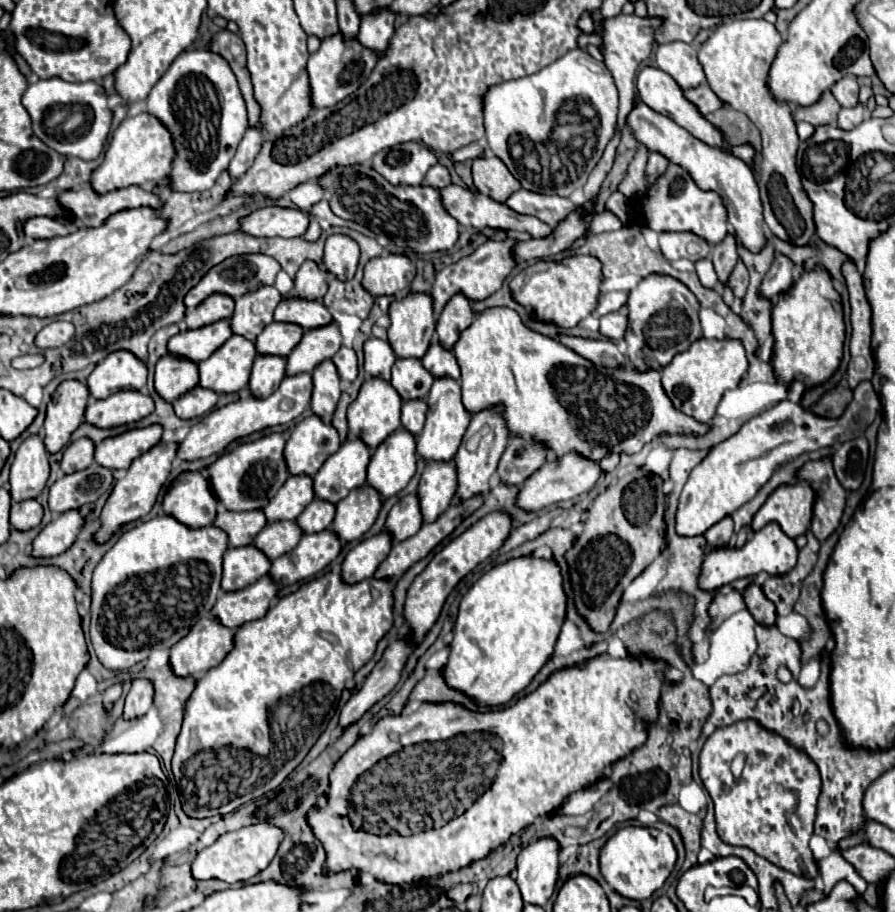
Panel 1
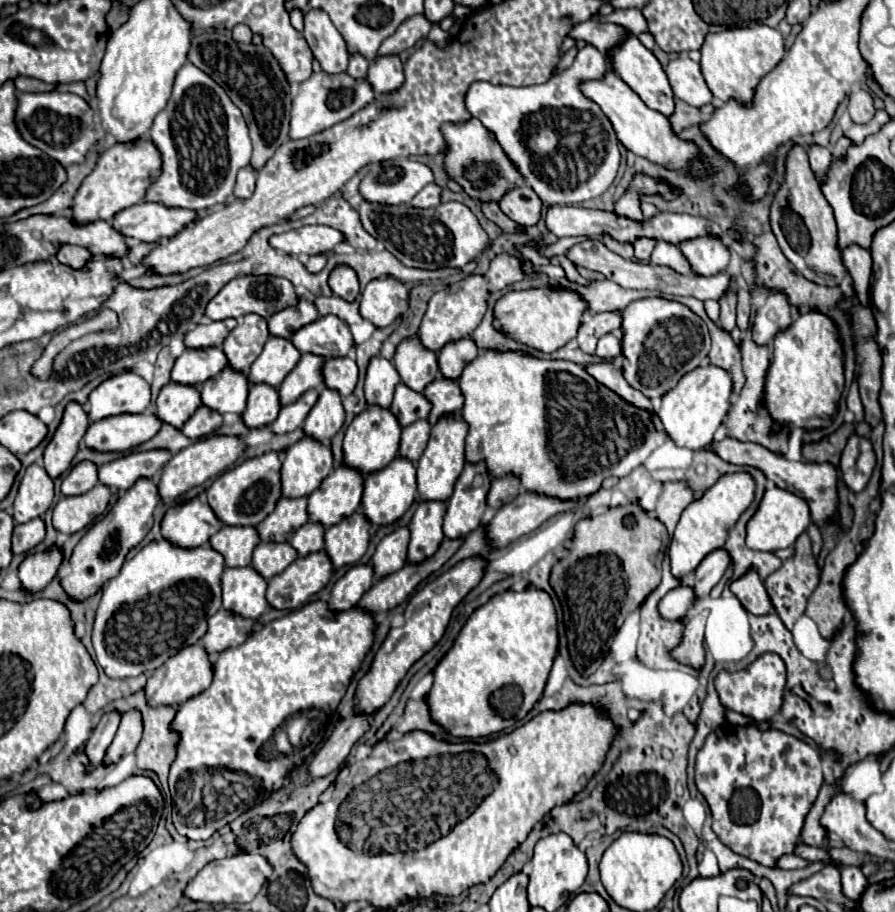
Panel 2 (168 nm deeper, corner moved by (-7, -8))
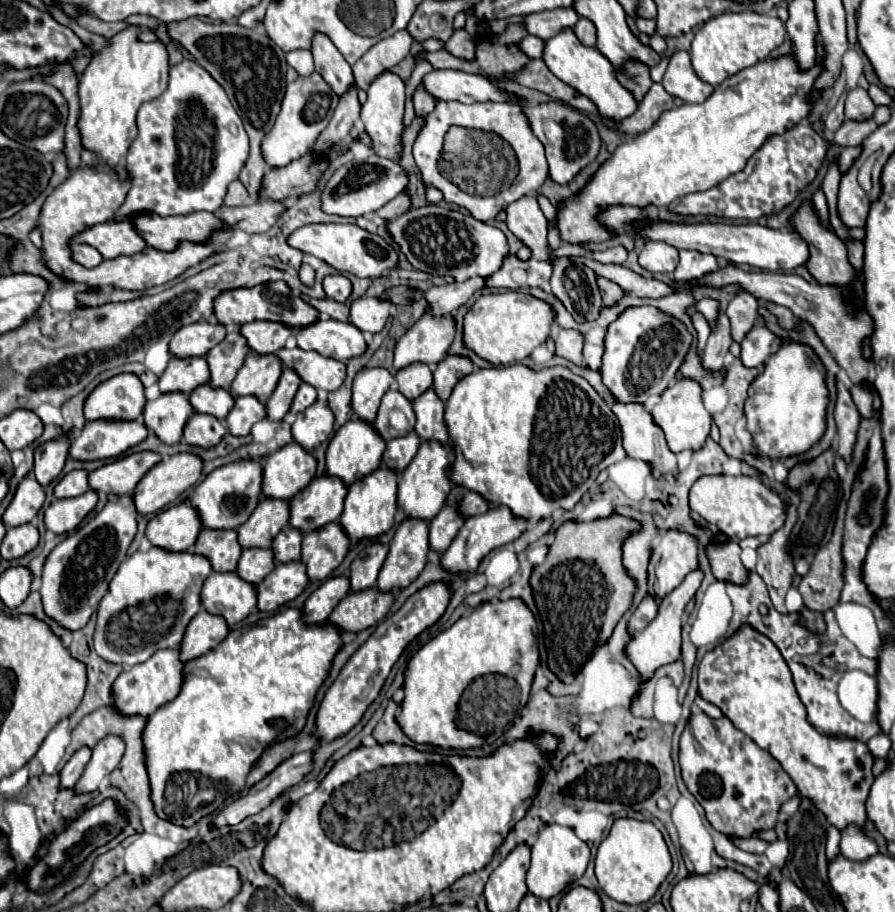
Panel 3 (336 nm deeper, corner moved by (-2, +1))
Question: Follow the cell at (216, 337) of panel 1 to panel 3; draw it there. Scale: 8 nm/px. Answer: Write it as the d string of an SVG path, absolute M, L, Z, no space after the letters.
M171 357L167 369L159 377L159 387L167 391L191 393L195 387L207 383L207 359L205 357Z

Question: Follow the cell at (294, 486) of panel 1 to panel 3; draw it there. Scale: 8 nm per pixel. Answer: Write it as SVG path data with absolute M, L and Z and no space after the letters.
M263 497L251 517L237 529L243 547L271 547L275 535L289 523L289 503Z

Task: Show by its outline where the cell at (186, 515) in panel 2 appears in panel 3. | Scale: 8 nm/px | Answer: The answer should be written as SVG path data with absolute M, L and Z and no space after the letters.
M189 501L163 509L147 523L147 537L151 545L169 551L189 551L195 545L197 535L203 525L199 525L199 513Z

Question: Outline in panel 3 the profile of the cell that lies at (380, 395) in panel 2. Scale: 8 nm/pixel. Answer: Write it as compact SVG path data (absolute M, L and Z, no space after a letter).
M363 367L353 381L353 411L359 419L373 421L385 391L395 383L395 377L385 367Z

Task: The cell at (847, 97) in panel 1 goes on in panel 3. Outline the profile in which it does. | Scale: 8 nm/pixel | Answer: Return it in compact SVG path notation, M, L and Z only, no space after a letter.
M855 87L847 93L845 99L845 117L847 119L855 119L855 121L863 121L869 119L875 111L875 103L871 101L869 93L861 87Z

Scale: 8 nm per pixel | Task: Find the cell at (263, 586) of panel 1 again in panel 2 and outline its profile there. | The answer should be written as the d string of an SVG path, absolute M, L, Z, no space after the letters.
M218 610L214 616L208 618L208 630L202 638L202 646L208 656L216 656L226 648L240 646L240 642L248 638L252 628L254 620L240 618L238 614L232 614L228 610Z

